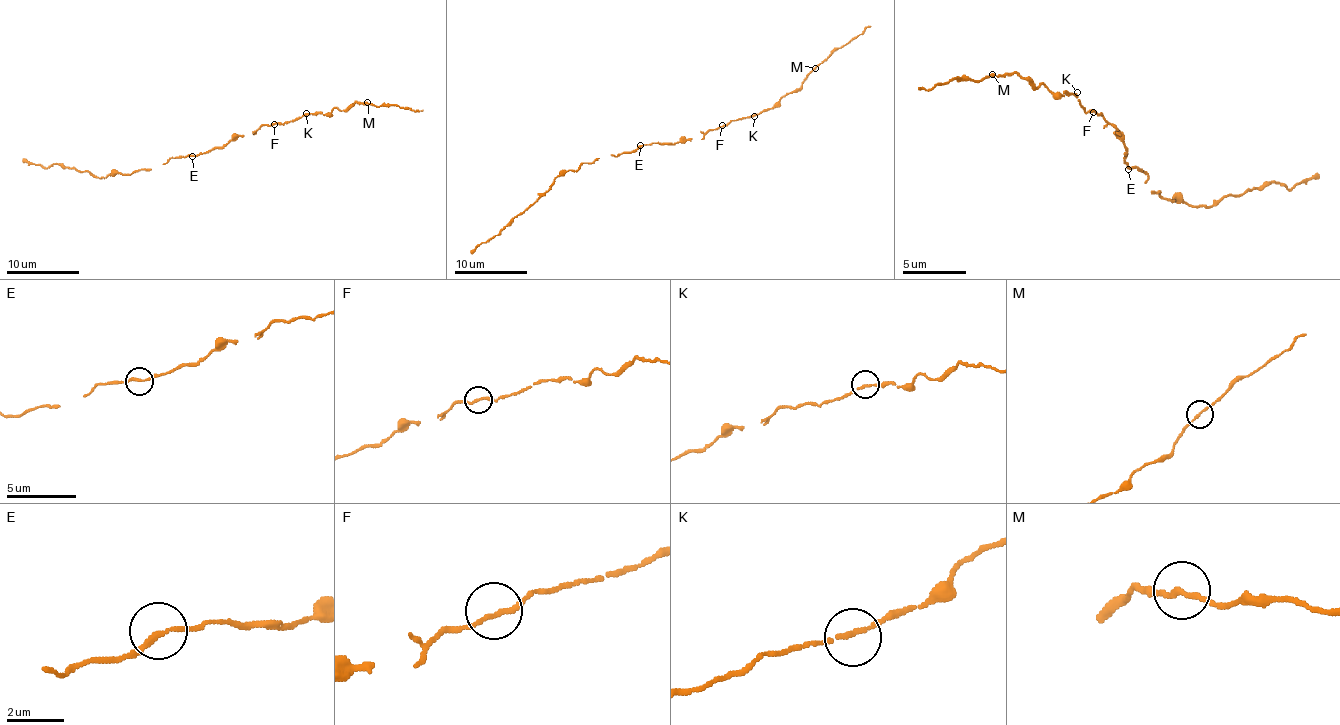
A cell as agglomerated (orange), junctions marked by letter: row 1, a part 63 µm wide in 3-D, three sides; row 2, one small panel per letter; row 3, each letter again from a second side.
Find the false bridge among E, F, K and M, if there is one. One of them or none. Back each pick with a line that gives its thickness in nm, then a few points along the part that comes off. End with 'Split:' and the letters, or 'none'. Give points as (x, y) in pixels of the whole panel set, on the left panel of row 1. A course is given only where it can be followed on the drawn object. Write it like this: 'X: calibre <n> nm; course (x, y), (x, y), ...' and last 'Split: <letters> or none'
Split: none

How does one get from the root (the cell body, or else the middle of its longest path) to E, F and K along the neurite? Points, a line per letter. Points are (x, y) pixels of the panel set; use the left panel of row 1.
E: (225, 145), (192, 156)
F: (225, 145), (243, 135), (254, 135), (263, 125), (274, 124)
K: (225, 145), (243, 135), (254, 135), (263, 125), (297, 120), (306, 113)

